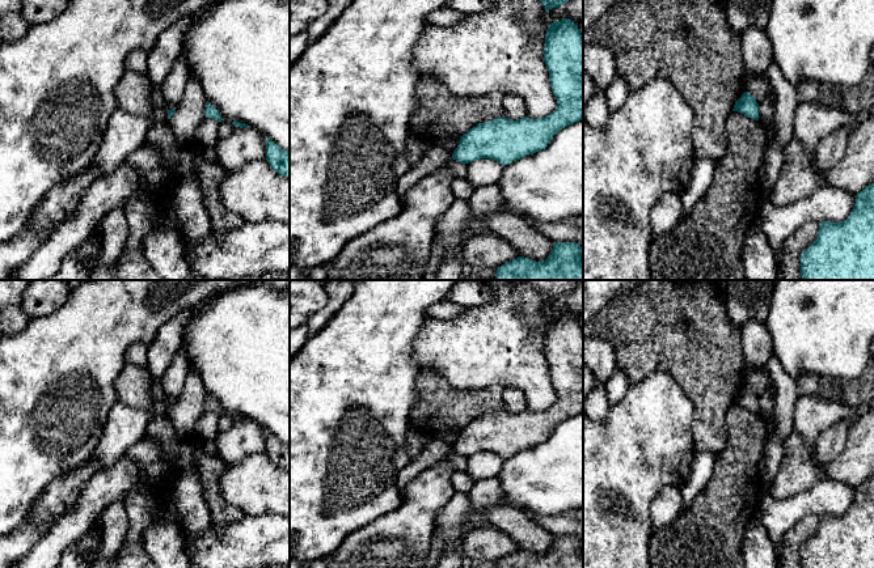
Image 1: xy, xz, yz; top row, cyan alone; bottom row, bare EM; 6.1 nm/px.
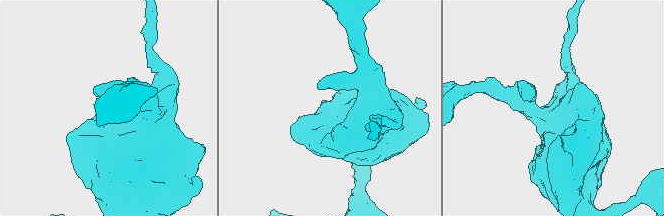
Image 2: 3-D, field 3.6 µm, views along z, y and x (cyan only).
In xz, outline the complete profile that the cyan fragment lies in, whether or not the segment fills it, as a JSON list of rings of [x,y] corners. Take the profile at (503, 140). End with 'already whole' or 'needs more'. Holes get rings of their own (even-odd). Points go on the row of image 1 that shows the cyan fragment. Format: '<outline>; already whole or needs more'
[[[570,18],[553,21],[546,29],[542,54],[549,72],[552,92],[557,99],[556,110],[539,119],[524,116],[511,120],[503,116],[478,123],[460,136],[459,145],[452,153],[453,160],[469,164],[480,158],[490,158],[504,166],[524,156],[545,149],[560,130],[583,120],[583,35],[578,25]]]; already whole

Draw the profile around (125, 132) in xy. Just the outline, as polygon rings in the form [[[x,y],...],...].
[[[165,106],[156,107],[148,116],[131,115],[115,107],[90,164],[98,170],[100,178],[124,164],[127,156],[144,144],[148,130],[159,120],[168,120]]]

